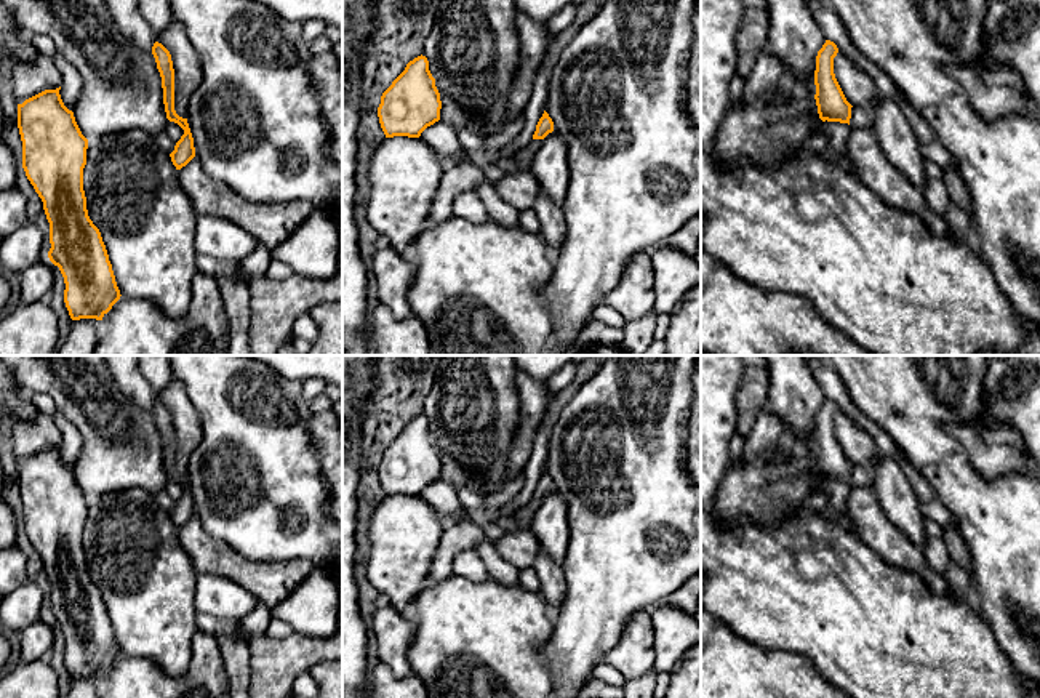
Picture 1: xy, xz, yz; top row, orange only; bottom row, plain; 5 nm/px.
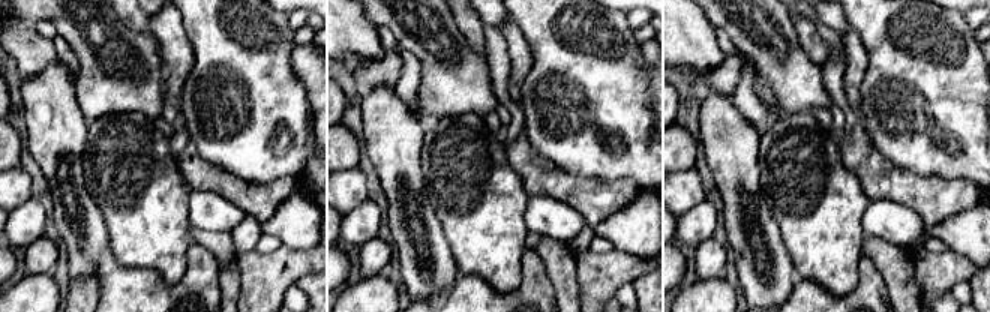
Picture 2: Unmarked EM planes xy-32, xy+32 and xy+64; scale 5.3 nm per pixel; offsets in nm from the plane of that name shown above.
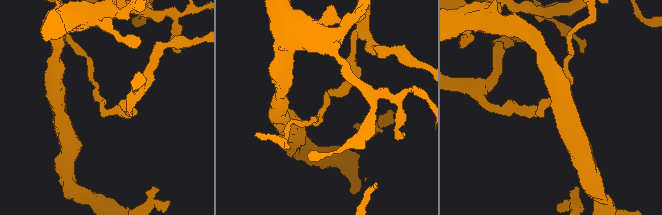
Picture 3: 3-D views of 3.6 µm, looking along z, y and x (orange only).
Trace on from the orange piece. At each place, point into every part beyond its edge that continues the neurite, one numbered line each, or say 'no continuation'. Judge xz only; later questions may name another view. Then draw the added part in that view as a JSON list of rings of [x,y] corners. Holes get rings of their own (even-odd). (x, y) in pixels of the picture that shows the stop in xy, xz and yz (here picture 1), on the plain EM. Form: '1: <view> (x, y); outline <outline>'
no continuation

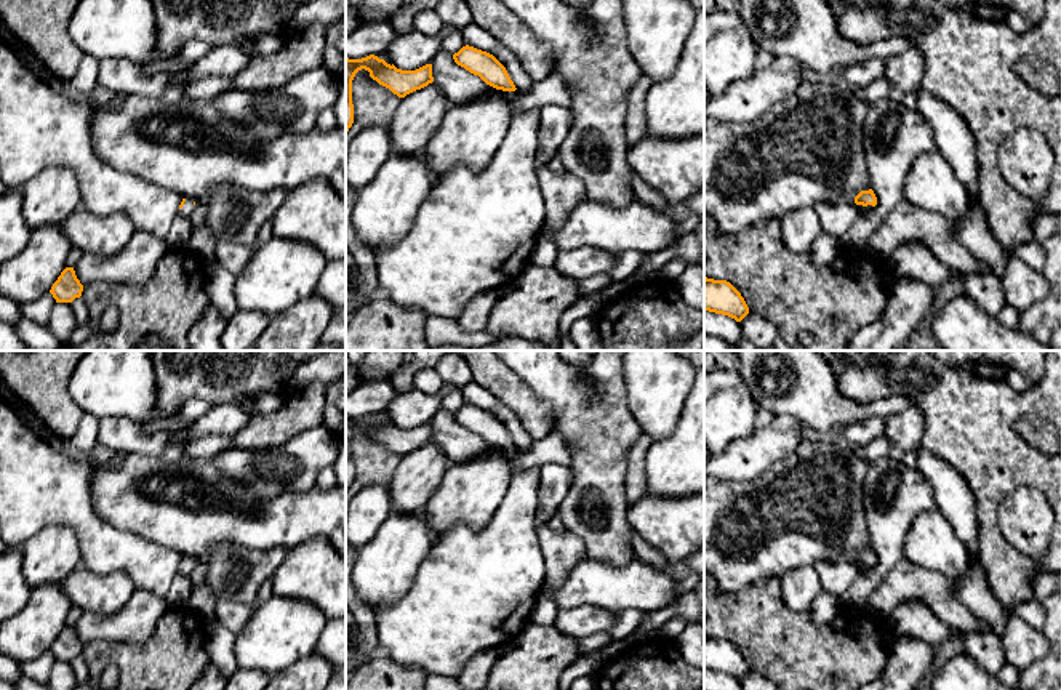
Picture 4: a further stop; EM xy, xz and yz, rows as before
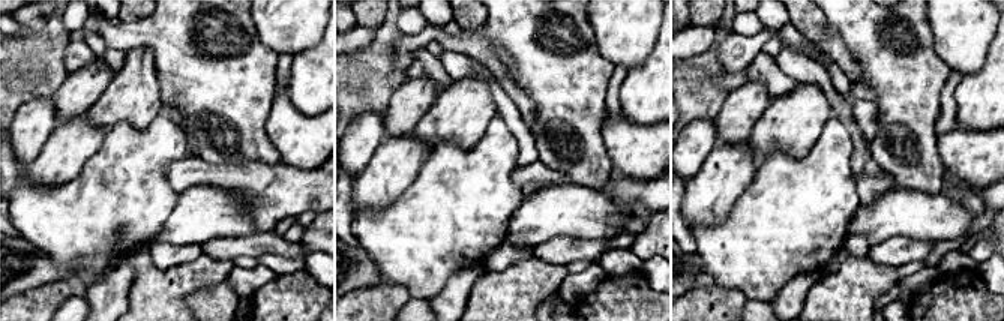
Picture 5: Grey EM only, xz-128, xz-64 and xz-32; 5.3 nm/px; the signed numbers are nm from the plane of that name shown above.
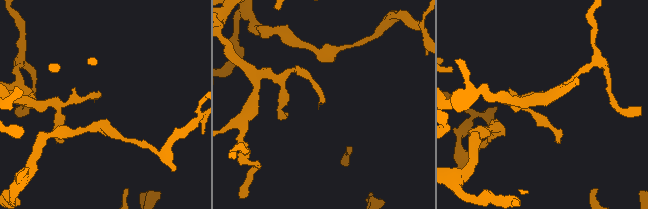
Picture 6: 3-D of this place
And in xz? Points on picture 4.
no continuation

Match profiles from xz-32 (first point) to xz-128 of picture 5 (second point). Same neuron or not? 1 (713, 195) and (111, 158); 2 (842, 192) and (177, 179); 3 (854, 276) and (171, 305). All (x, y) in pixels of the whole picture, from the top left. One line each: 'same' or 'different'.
1: different
2: different
3: same

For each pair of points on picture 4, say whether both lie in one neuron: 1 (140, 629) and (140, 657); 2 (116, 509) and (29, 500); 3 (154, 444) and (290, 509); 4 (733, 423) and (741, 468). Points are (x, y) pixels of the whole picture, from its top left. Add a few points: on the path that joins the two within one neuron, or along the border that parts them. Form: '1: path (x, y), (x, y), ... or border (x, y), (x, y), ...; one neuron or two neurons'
1: border (164, 615), (156, 629), (141, 642), (103, 641); two neurons
2: border (95, 469), (92, 508), (122, 530); two neurons
3: border (172, 449), (157, 455), (130, 453); two neurons
4: border (757, 429), (733, 441), (720, 453); two neurons

